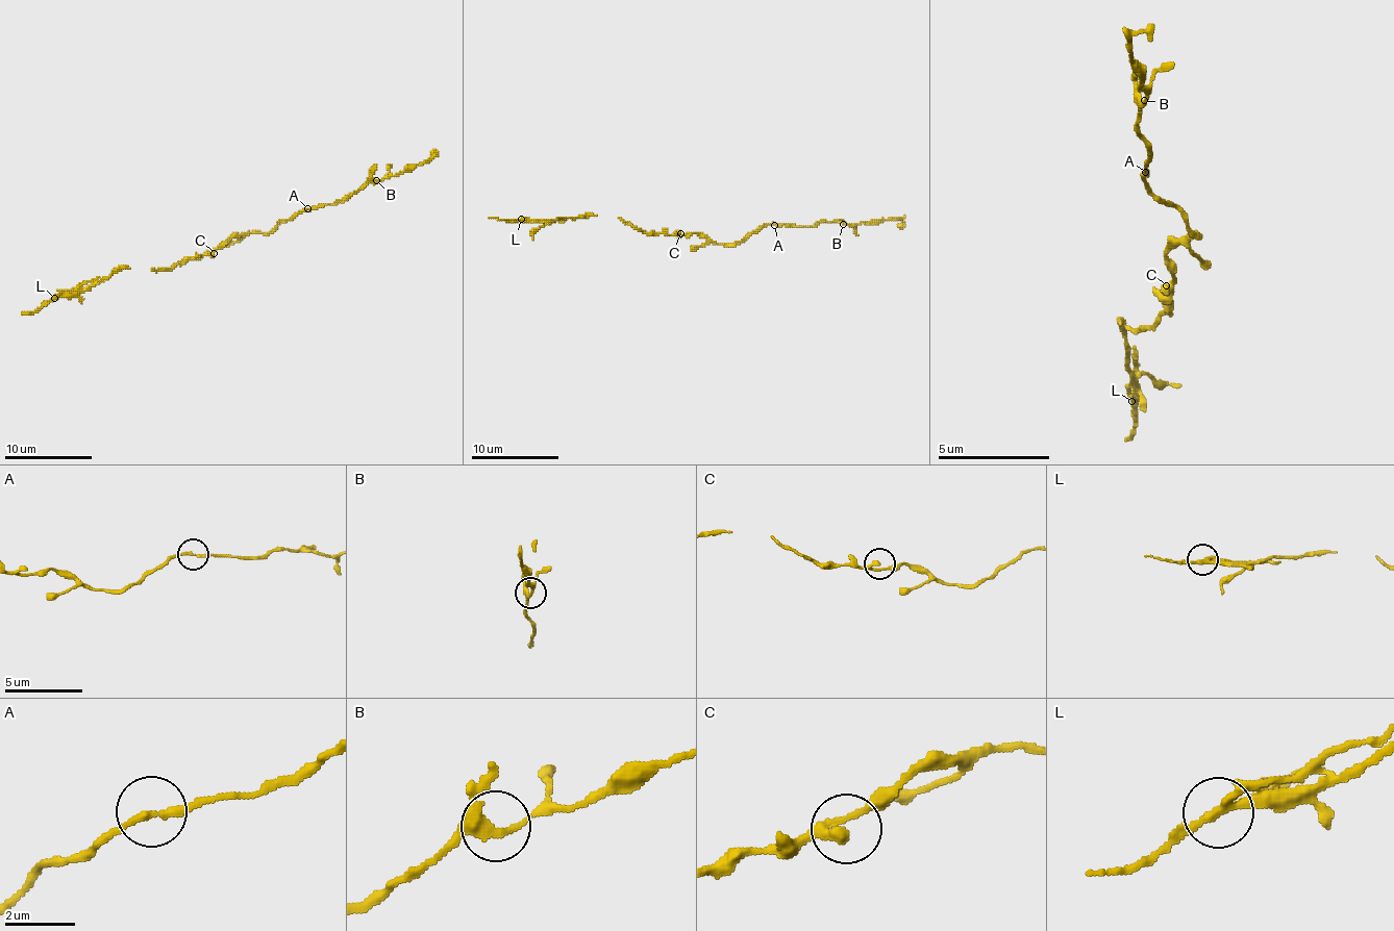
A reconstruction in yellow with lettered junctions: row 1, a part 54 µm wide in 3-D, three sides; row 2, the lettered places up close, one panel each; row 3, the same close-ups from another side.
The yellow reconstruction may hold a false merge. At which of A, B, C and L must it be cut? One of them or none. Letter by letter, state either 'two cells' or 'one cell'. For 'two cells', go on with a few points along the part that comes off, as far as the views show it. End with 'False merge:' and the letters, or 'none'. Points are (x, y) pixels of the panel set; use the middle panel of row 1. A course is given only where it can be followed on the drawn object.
A: one cell
B: one cell
C: one cell
L: two cells | (522, 220), (566, 220)
False merge: L

